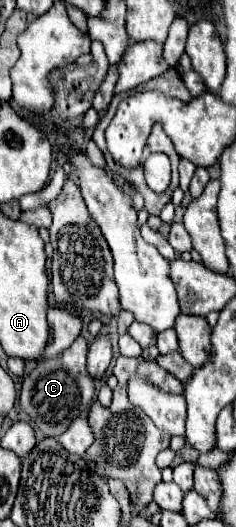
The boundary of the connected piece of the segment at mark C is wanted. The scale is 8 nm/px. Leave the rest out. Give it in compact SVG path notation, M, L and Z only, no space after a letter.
M84 337L74 339L74 343L58 355L58 359L42 361L32 369L22 383L20 391L20 407L28 413L34 429L38 429L44 437L60 437L74 419L82 417L88 411L88 403L92 403L96 385L86 373L86 353L88 343Z

